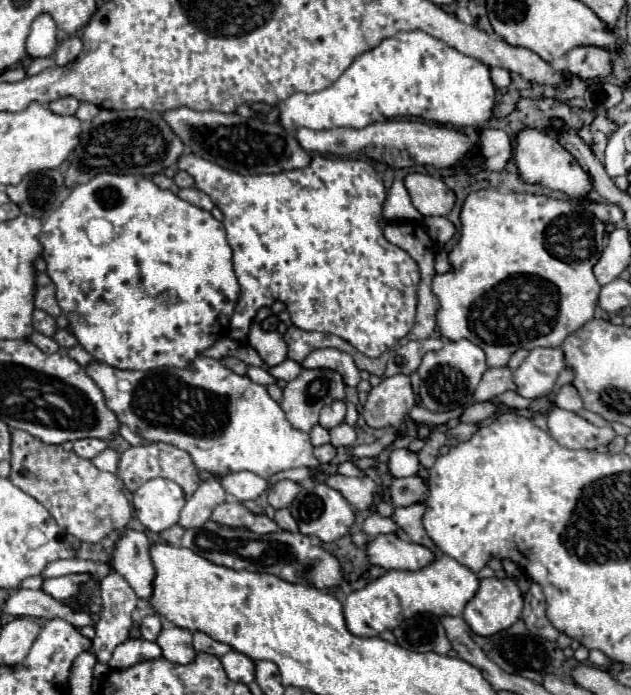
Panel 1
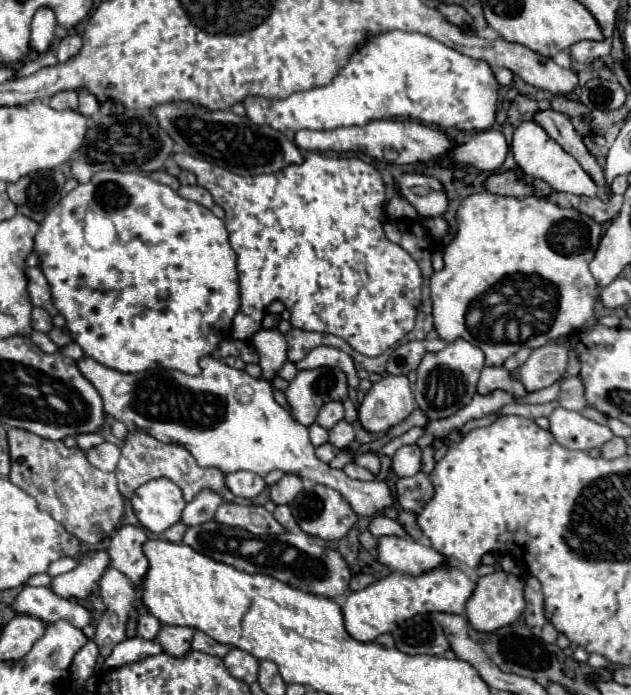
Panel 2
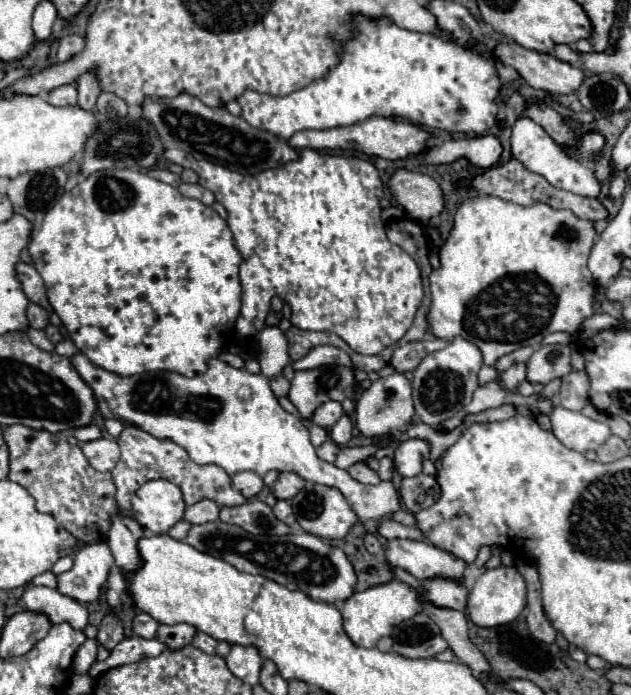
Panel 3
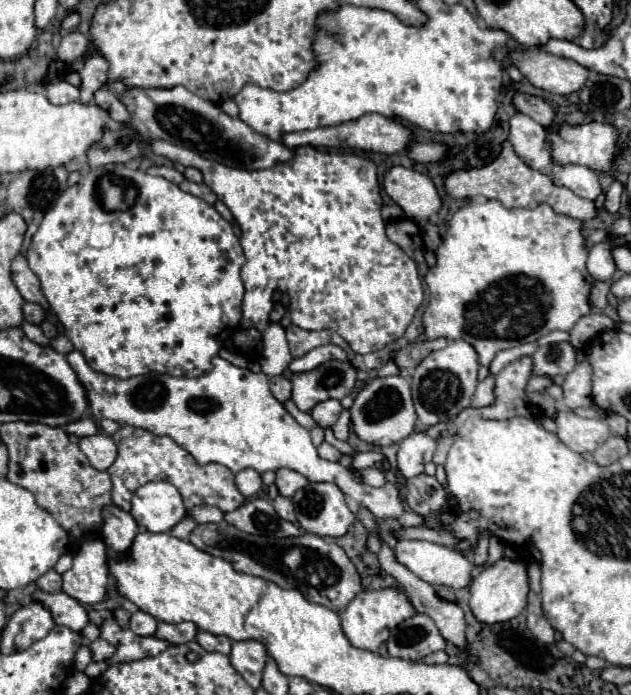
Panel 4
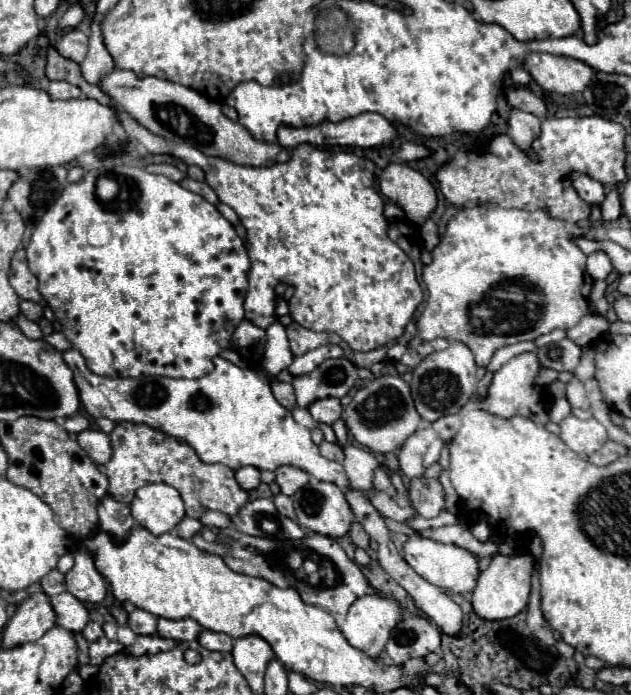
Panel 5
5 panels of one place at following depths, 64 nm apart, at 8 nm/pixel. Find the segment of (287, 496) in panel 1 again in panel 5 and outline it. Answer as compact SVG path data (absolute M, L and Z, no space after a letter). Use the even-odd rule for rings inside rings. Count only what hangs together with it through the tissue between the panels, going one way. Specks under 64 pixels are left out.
M280 466L280 468L276 468L274 474L276 474L276 482L280 486L280 492L286 496L292 496L298 488L306 486L310 480L306 472L292 468L292 466Z

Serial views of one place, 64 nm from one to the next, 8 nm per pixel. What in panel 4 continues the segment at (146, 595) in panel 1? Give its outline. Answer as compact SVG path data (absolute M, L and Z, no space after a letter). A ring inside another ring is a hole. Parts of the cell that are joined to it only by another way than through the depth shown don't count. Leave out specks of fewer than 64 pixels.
M114 504L104 508L104 542L114 556L122 558L130 550L138 532L140 526L128 512Z

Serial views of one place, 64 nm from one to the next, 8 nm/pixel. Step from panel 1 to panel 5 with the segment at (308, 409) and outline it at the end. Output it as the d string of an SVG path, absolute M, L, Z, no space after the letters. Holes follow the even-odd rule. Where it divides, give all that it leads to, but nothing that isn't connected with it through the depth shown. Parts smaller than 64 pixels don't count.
M324 360L314 372L304 376L294 376L292 386L296 394L296 406L308 408L322 398L342 398L350 392L358 378L358 368L346 360Z

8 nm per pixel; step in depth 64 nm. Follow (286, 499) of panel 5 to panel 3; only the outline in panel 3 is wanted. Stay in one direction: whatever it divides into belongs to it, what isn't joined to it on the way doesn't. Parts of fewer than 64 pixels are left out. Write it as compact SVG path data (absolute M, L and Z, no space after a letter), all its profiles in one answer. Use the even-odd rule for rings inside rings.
M278 500L278 502L276 502L276 506L274 506L274 514L276 514L276 518L278 518L280 522L288 524L288 526L290 526L294 532L300 532L300 528L298 528L298 522L294 520L292 508L290 508L290 504L288 504L286 500Z

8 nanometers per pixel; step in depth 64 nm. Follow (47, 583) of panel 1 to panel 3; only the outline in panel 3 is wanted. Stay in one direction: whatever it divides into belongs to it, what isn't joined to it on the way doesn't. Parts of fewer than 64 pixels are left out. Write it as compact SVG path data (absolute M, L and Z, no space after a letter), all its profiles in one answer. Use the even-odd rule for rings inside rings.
M106 542L88 544L76 552L72 570L58 576L58 592L78 602L94 602L102 592L102 584L114 564Z

